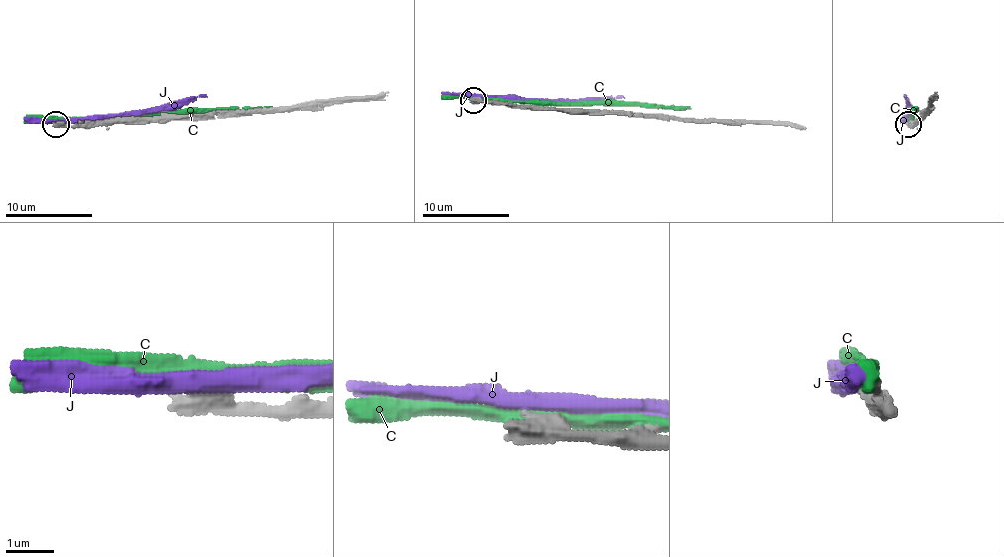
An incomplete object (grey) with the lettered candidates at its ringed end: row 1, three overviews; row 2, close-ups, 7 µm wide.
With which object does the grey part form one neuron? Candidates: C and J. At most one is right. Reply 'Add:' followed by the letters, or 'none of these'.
Add: none of these

